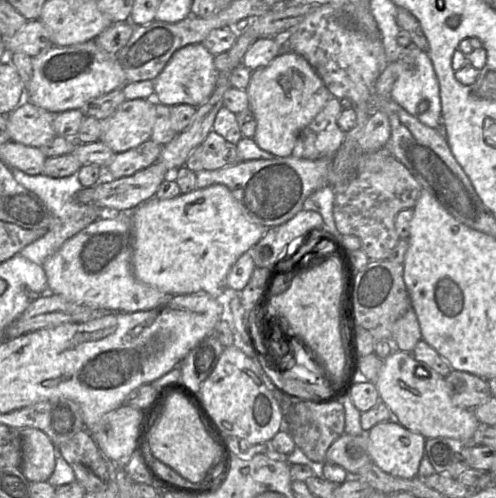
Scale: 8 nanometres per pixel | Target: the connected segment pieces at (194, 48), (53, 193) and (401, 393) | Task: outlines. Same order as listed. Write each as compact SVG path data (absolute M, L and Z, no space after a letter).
M202 43L190 44L175 51L154 82L154 100L163 105L188 104L199 107L212 95L219 72L214 66L214 55Z
M9 168L17 182L35 193L54 217L52 228L43 237L24 247L19 253L38 265L43 265L44 261L58 251L68 239L78 234L88 225L105 214L111 214L93 203L82 204L76 200L76 194L84 188L77 173L68 177L53 178L42 173L29 175L17 168Z
M394 349L383 360L378 378L374 383L379 399L390 410L392 418L406 429L428 438L447 437L463 443L472 443L480 422L470 409L453 404L445 379L428 364L417 361L411 352Z

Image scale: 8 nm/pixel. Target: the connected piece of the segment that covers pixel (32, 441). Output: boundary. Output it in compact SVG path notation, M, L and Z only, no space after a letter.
M24 428L21 430L22 463L21 471L31 482L47 482L52 475L57 447L40 429Z

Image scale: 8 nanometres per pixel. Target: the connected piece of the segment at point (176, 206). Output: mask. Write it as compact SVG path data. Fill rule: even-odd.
M222 184L195 189L187 194L181 193L171 199L153 197L129 213L133 234L134 275L139 281L168 295L208 294L216 299L226 299L230 295L227 287L230 269L271 228L248 221L231 191Z

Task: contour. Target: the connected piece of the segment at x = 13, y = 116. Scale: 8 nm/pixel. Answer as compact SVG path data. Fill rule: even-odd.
M24 101L7 115L10 141L31 147L42 147L56 135L55 114Z

